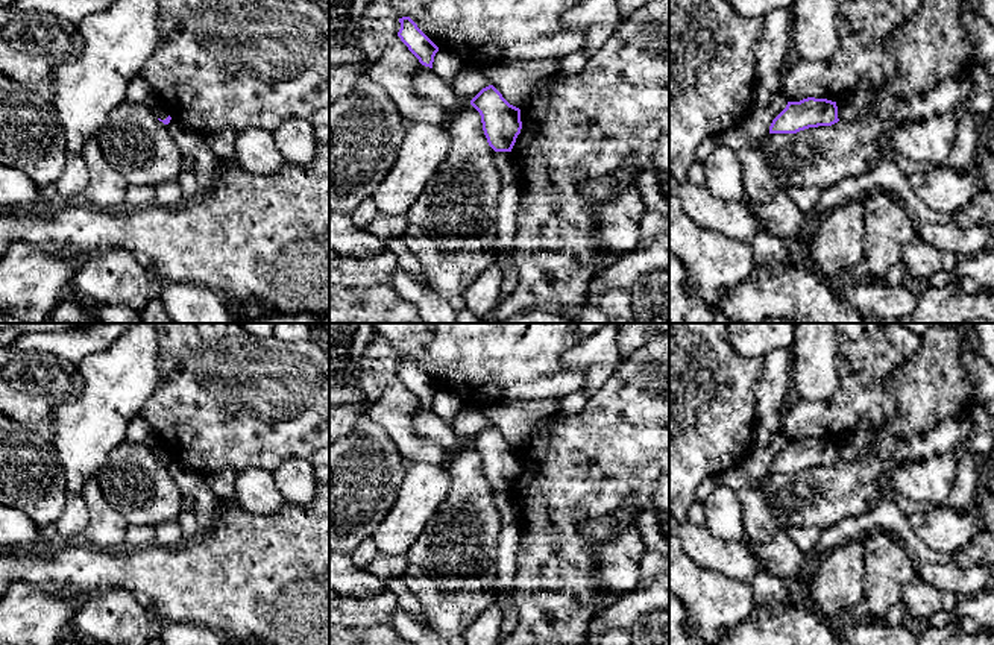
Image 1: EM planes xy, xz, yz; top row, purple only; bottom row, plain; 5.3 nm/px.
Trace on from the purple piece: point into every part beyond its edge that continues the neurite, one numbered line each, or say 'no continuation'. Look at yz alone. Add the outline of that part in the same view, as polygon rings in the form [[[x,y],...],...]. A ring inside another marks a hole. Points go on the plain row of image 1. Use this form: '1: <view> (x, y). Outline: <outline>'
no continuation

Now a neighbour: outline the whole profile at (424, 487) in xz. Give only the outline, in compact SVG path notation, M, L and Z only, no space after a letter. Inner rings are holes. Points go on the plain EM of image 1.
M408 464L393 507L372 536L378 552L405 555L449 490L446 464Z

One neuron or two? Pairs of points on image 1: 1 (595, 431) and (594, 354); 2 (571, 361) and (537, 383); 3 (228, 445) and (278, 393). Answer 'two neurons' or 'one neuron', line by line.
1: two neurons
2: two neurons
3: one neuron

